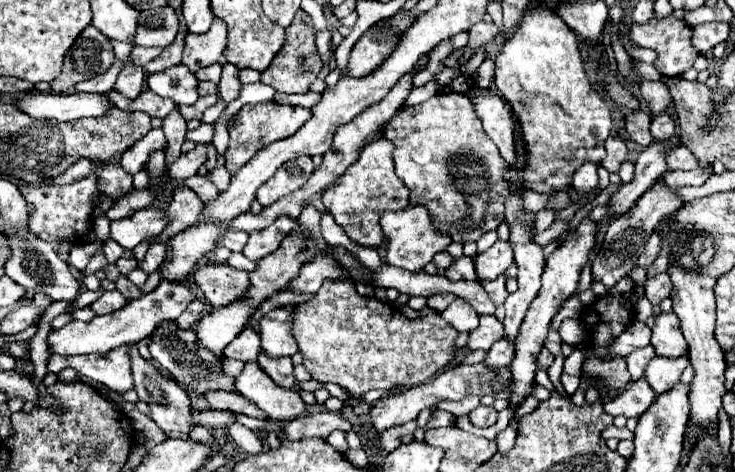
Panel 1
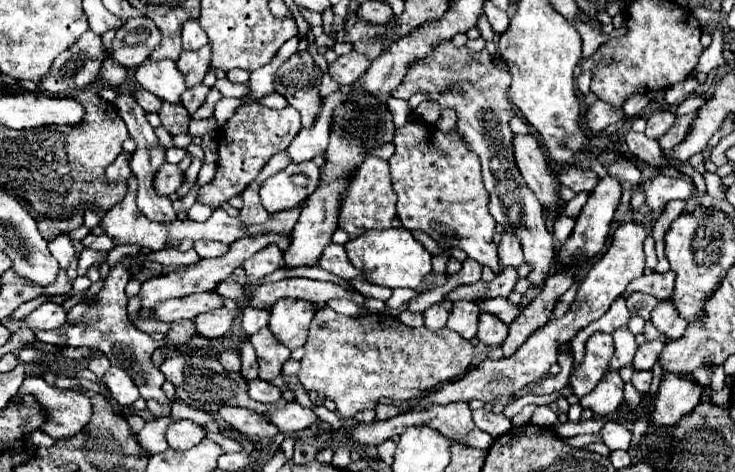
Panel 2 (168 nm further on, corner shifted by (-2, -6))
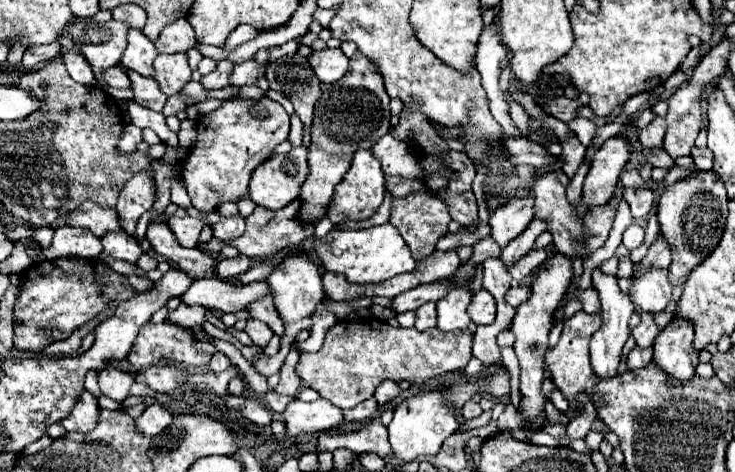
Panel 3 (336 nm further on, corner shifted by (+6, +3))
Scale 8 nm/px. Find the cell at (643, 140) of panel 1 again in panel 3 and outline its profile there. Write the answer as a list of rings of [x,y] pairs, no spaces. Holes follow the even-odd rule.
[[[642,149],[642,155],[652,167],[662,167],[662,169],[674,167],[672,157],[664,149]]]

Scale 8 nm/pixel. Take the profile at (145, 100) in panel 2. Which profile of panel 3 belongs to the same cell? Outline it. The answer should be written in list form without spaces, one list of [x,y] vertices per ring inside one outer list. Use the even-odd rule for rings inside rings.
[[[110,67],[102,73],[102,79],[108,81],[110,87],[118,87],[118,89],[128,89],[130,87],[130,79],[128,75],[120,69],[120,67]]]

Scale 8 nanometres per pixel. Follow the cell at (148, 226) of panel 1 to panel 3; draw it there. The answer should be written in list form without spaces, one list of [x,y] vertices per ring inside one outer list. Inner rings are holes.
[[[60,227],[54,233],[54,239],[50,247],[42,249],[46,259],[60,259],[60,257],[82,257],[92,259],[104,253],[102,243],[92,233],[86,233],[86,229],[74,229],[74,227]]]

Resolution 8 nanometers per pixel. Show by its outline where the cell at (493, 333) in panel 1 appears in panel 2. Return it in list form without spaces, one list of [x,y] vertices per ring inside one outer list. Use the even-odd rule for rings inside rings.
[[[480,314],[478,338],[482,344],[486,344],[488,348],[502,346],[506,336],[508,336],[508,326],[504,322],[498,322],[498,318],[494,318],[492,314]]]

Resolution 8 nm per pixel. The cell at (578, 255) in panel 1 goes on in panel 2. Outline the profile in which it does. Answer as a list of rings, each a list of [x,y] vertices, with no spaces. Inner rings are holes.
[[[606,176],[598,182],[598,186],[590,192],[590,198],[588,198],[586,206],[582,208],[580,216],[576,218],[576,226],[574,226],[572,234],[566,238],[566,242],[562,244],[562,248],[558,252],[558,260],[556,260],[558,264],[570,266],[570,262],[590,262],[594,256],[600,254],[600,250],[604,250],[608,232],[610,232],[610,224],[612,224],[612,216],[620,202],[620,194],[622,194],[622,188],[616,178]]]

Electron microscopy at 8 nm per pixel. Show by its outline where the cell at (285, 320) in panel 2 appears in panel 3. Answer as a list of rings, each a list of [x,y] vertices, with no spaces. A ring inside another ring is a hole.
[[[296,253],[296,255],[288,255],[278,267],[274,267],[274,271],[268,277],[268,283],[274,291],[274,303],[276,309],[280,313],[280,317],[290,323],[290,321],[298,321],[302,317],[308,317],[316,311],[316,305],[324,299],[324,287],[322,287],[322,271],[308,261],[306,253]]]

